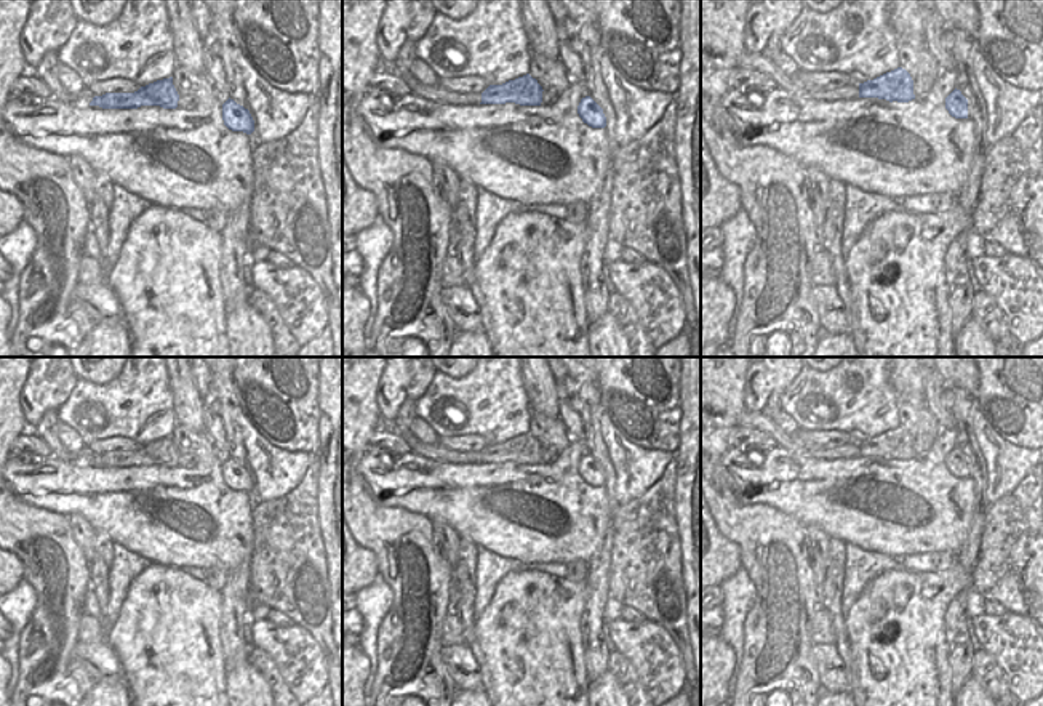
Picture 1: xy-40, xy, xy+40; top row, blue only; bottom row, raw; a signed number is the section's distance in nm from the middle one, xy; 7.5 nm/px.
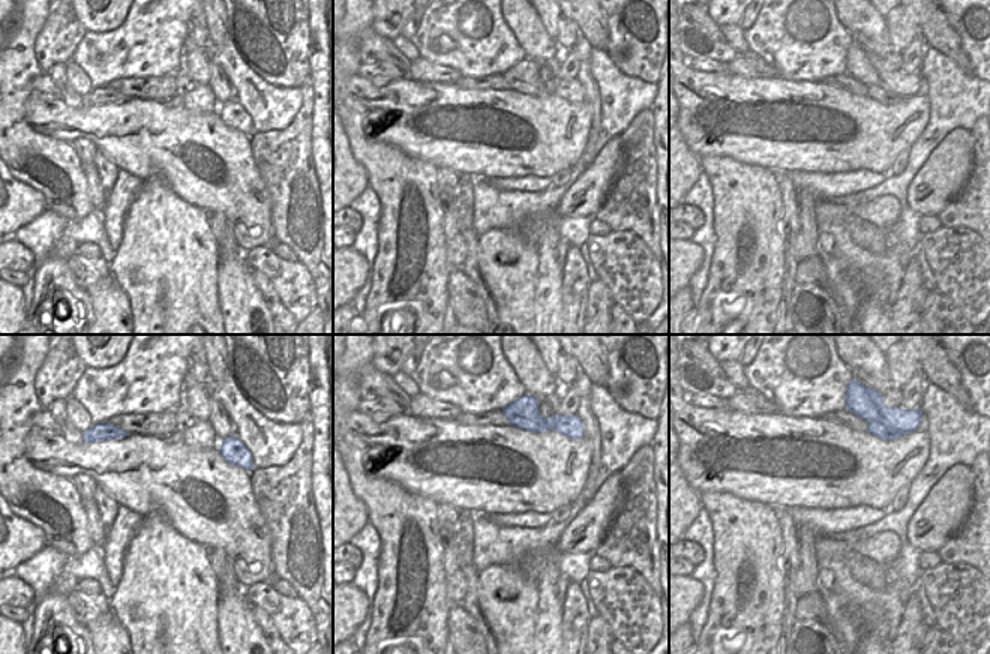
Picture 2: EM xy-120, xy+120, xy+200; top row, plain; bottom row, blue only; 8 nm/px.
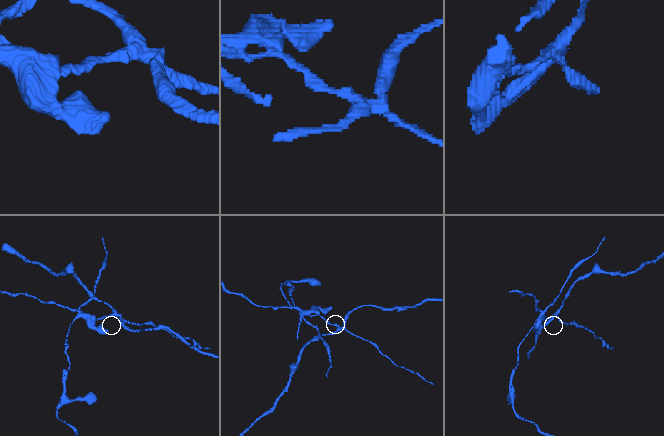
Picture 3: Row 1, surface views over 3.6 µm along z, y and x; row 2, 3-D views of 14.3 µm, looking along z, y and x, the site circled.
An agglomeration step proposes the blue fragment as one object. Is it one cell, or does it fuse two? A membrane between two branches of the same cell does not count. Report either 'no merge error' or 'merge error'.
merge error

